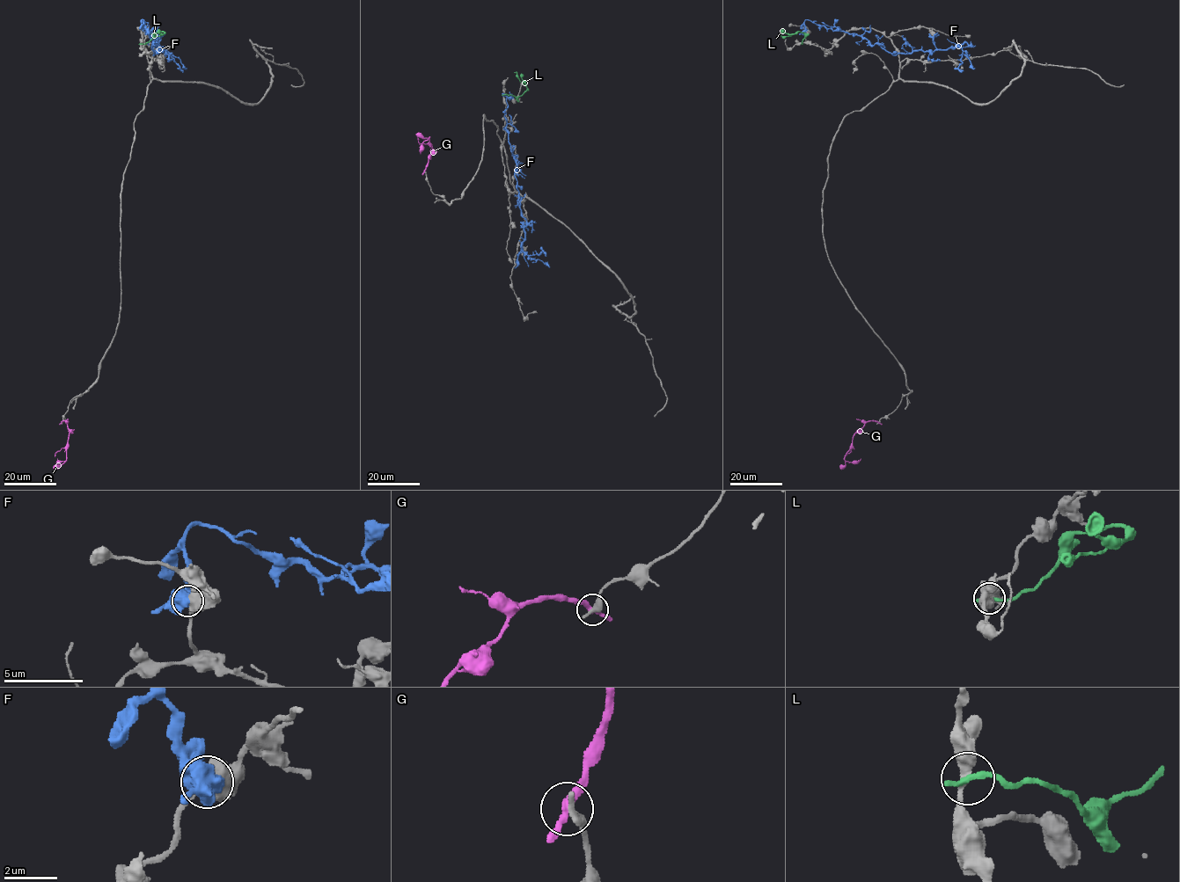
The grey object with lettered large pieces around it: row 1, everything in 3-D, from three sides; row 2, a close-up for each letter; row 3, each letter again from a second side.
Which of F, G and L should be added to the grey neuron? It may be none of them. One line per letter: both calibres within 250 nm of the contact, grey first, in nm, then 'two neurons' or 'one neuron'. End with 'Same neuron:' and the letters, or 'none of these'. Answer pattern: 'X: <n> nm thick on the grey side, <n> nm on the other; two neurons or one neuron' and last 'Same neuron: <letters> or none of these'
F: 480 nm thick on the grey side, 650 nm on the other; two neurons
G: 380 nm thick on the grey side, 280 nm on the other; two neurons
L: 340 nm thick on the grey side, 280 nm on the other; two neurons
Same neuron: none of these

